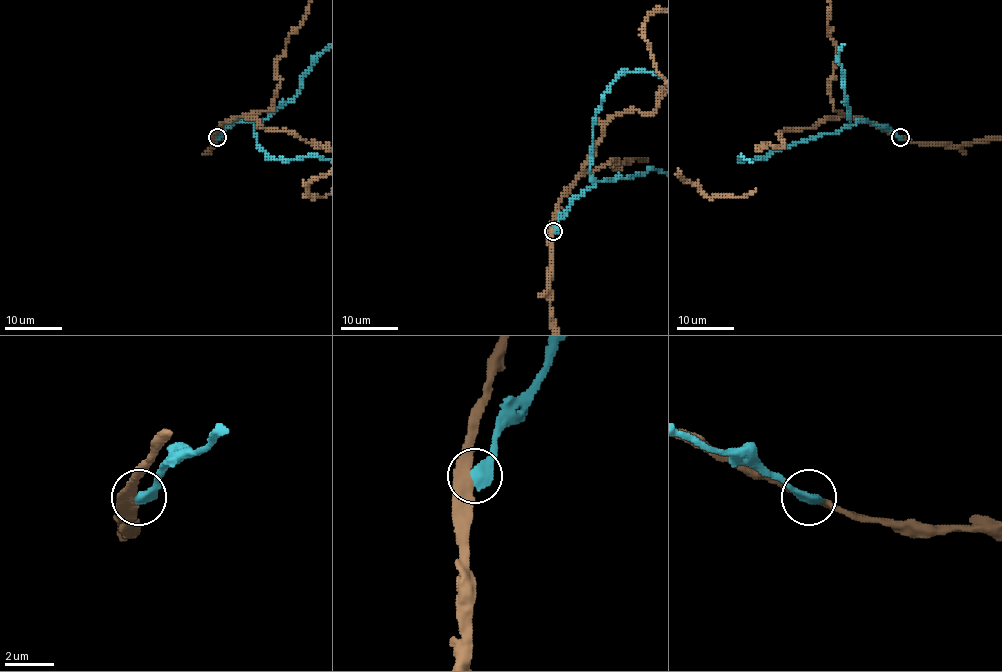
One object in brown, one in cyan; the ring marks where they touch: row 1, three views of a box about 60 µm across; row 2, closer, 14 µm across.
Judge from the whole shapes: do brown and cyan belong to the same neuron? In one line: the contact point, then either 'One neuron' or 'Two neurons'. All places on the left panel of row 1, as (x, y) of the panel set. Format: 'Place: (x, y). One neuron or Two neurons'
Place: (217, 137). Two neurons

